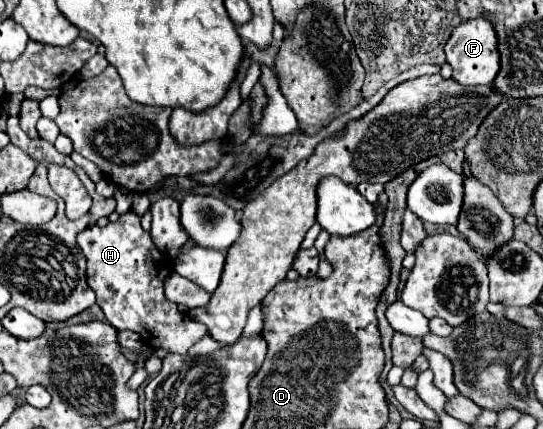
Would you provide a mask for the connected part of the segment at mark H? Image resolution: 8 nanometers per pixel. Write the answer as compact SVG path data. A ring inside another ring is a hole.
M132 209L106 227L92 225L84 229L78 235L78 245L88 259L86 277L90 289L96 293L96 303L106 321L118 331L134 331L146 345L180 355L206 335L204 325L180 313L176 303L164 297L164 279L170 275L170 259L152 243L150 231L142 229L140 215Z

